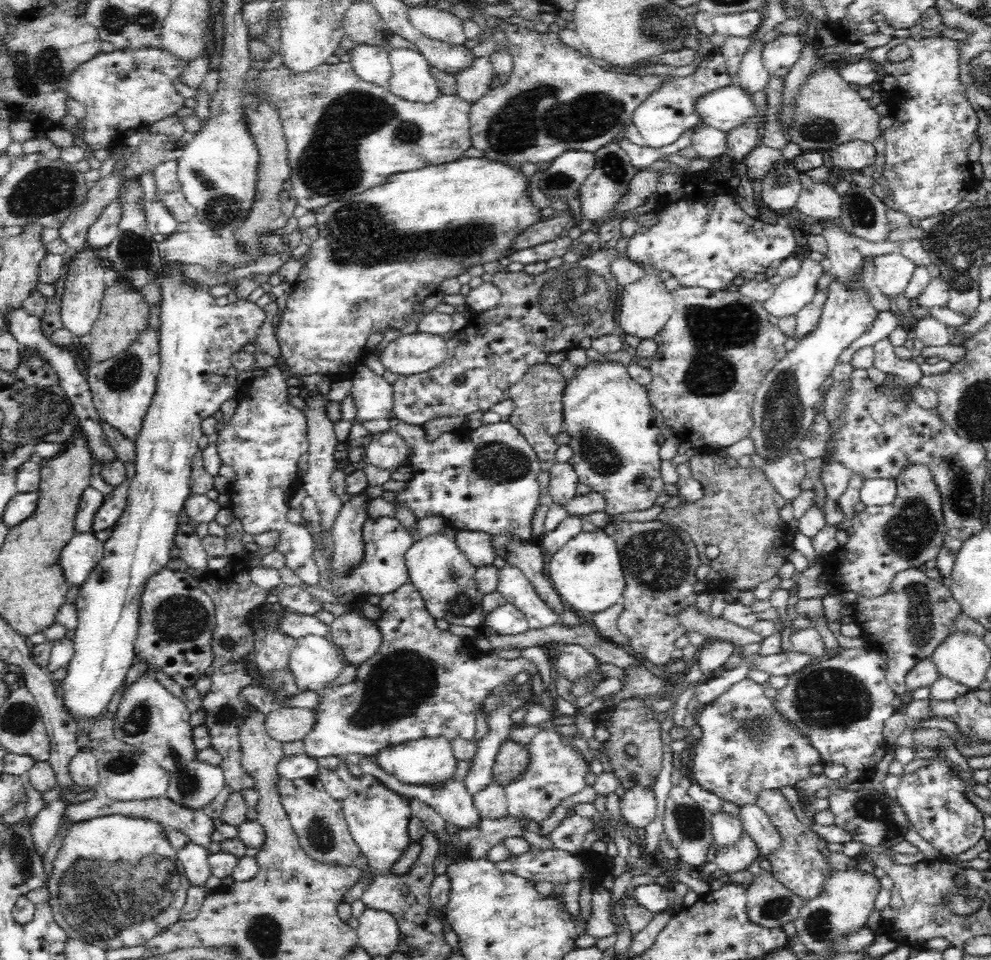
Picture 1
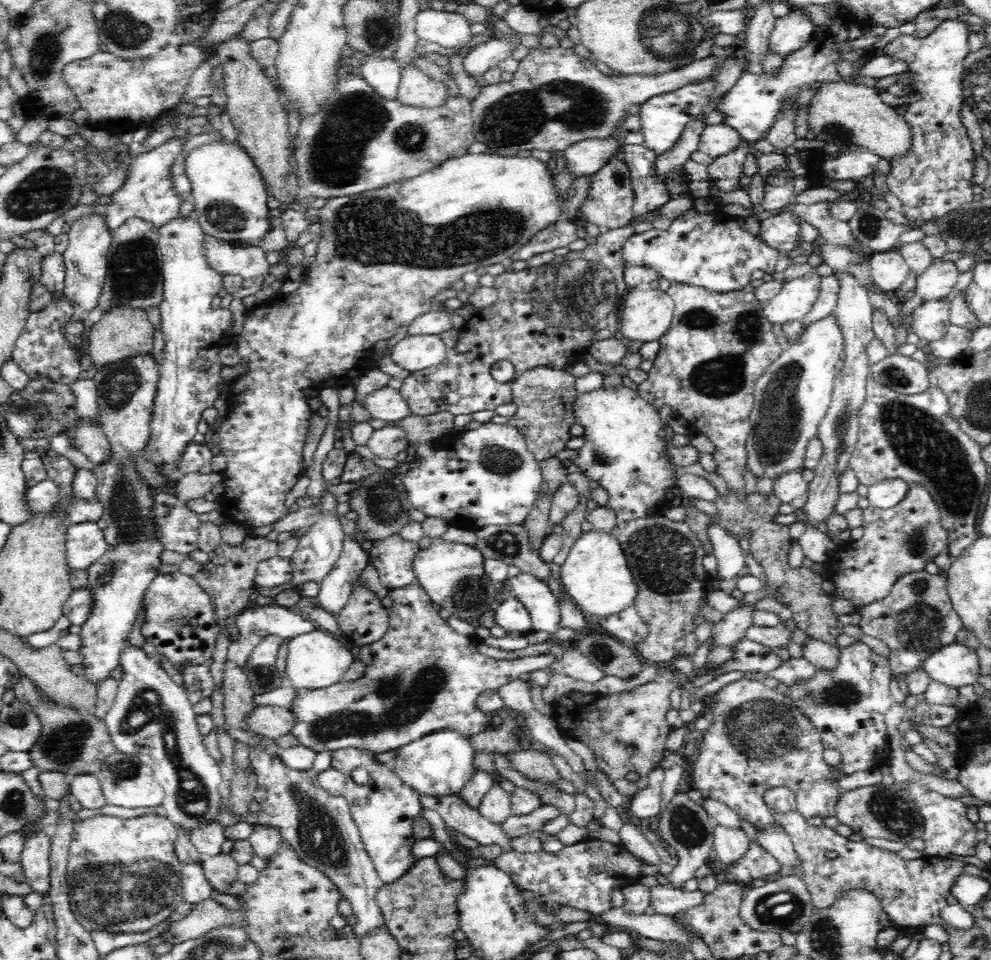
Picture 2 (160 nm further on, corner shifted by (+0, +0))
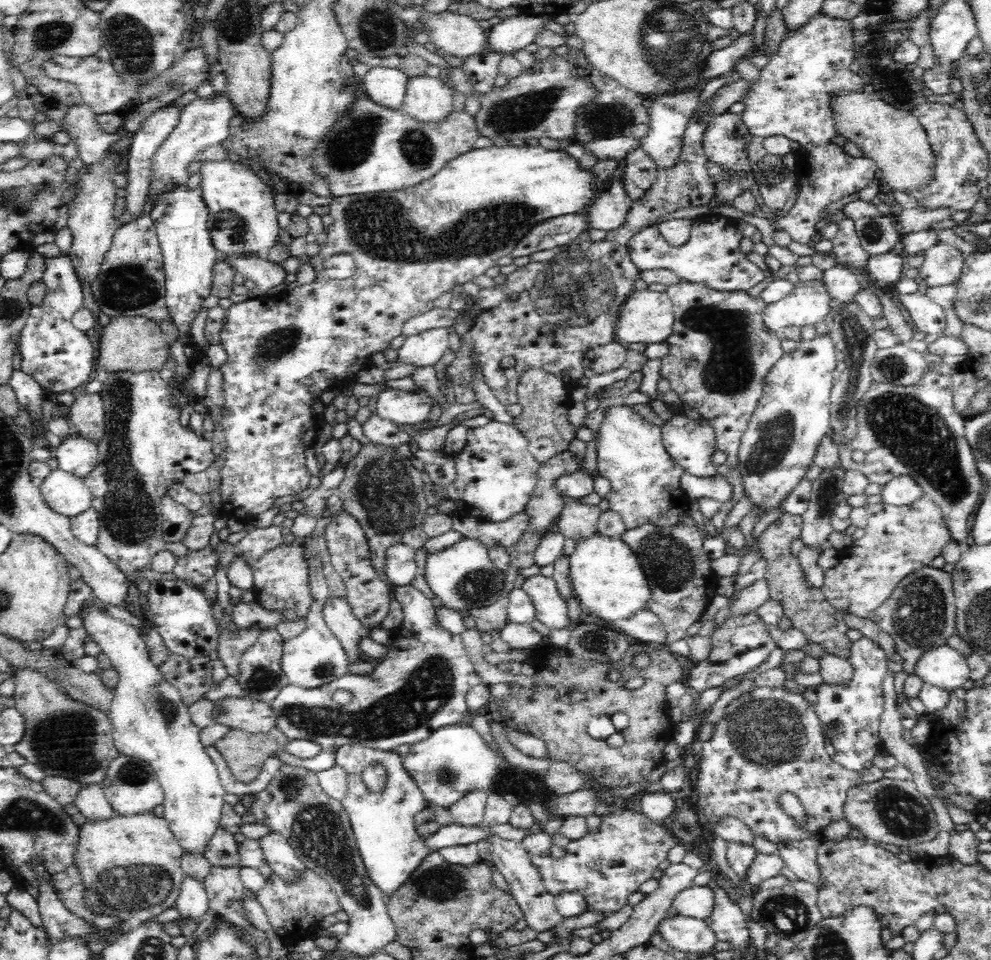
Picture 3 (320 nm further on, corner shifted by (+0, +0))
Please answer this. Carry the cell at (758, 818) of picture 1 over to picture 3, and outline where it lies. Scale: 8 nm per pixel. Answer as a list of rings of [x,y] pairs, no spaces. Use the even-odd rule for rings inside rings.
[[[818,836],[800,841],[787,841],[778,844],[778,855],[786,867],[800,880],[814,885],[817,889],[821,884],[821,871],[817,865],[817,849],[822,846]]]

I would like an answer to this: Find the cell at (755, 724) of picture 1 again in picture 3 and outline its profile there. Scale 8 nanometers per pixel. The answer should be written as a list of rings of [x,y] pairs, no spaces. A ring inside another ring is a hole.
[[[752,688],[749,692],[742,693],[736,699],[733,699],[725,708],[722,718],[715,723],[715,729],[709,740],[702,742],[702,760],[700,760],[700,768],[698,768],[698,782],[695,784],[698,790],[698,811],[706,815],[711,824],[718,823],[727,817],[734,817],[742,820],[755,837],[766,839],[776,845],[787,841],[800,841],[808,839],[809,837],[820,836],[821,831],[828,827],[832,822],[845,819],[844,804],[847,800],[848,790],[852,786],[860,786],[862,784],[861,771],[848,770],[841,764],[832,760],[832,757],[827,753],[825,746],[825,736],[822,734],[823,726],[820,724],[820,717],[817,716],[816,711],[812,709],[812,705],[804,700],[804,695],[793,692],[790,689],[782,688]],[[783,793],[792,793],[798,796],[798,801],[806,813],[806,826],[799,828],[794,818],[787,816],[784,810],[777,805],[777,799]]]

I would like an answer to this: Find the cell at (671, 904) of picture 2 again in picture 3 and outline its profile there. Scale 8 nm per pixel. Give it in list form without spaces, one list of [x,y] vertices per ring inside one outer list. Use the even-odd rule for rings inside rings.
[[[692,885],[681,890],[673,898],[672,905],[682,916],[704,920],[712,914],[714,898],[716,898],[716,895],[708,885]]]

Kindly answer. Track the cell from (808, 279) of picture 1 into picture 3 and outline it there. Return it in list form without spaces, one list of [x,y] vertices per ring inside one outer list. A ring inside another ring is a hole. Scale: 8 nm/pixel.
[[[799,281],[790,294],[767,305],[763,315],[764,325],[777,334],[789,327],[814,327],[830,316],[830,302],[830,295],[822,281]]]

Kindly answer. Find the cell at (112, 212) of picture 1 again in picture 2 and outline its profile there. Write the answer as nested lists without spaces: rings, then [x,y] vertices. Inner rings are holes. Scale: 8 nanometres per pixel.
[[[190,133],[182,137],[172,137],[151,150],[137,153],[132,160],[125,183],[115,193],[111,194],[111,203],[106,205],[102,211],[102,217],[106,219],[108,229],[113,231],[130,218],[144,219],[146,222],[160,228],[179,215],[180,197],[172,188],[169,171],[172,168],[172,162],[176,162],[176,158],[182,152],[184,142],[188,140],[188,136],[191,136]]]

